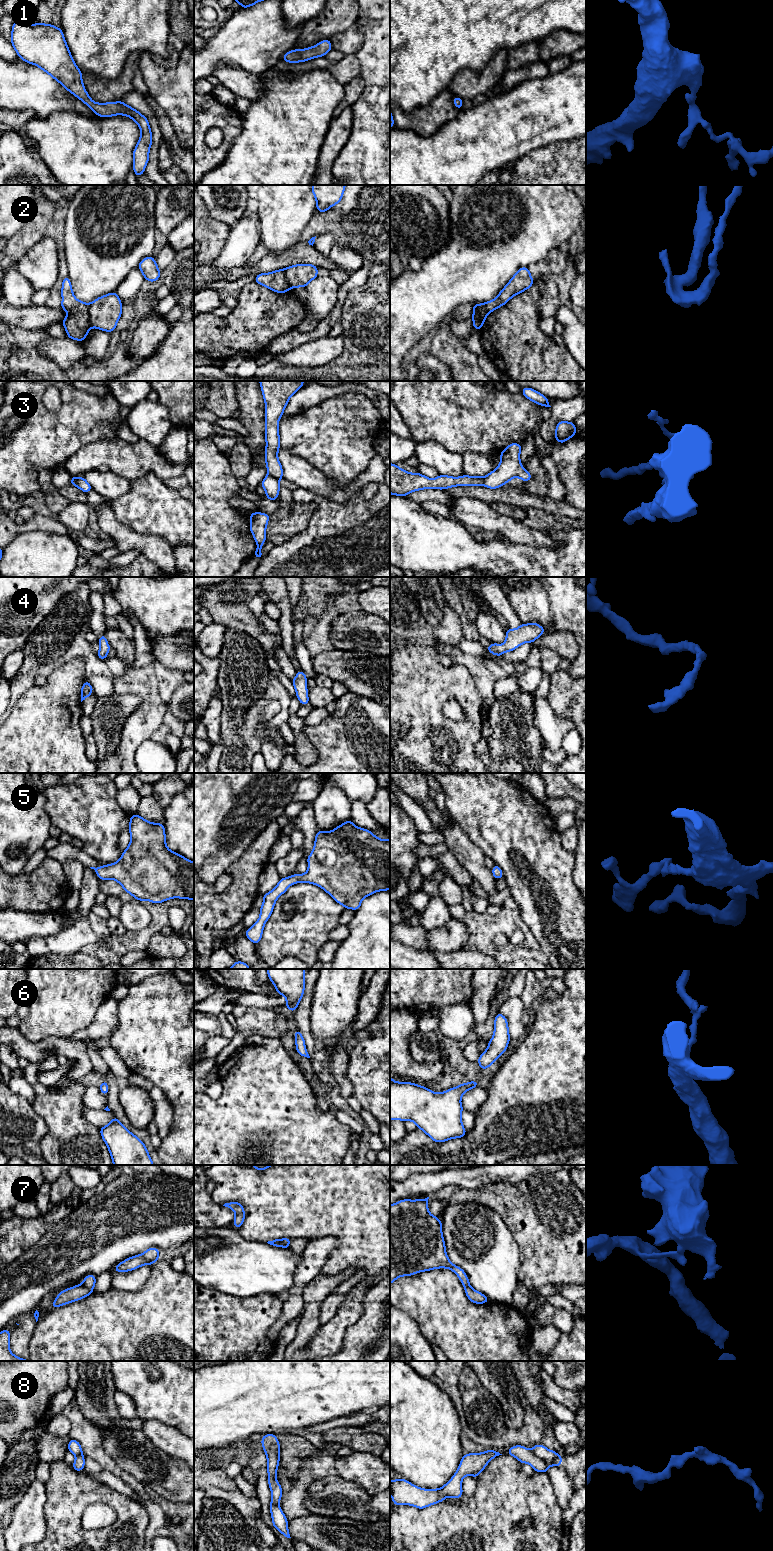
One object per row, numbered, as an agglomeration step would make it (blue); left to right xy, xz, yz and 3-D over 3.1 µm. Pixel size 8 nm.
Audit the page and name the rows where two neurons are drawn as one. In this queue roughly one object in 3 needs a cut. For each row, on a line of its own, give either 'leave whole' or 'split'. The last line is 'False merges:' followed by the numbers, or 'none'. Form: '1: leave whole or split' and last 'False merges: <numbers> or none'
1: leave whole
2: split
3: split
4: leave whole
5: leave whole
6: leave whole
7: split
8: split
False merges: 2, 3, 7, 8

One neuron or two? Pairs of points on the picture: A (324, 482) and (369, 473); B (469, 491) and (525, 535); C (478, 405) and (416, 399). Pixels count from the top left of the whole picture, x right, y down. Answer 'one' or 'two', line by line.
A: one
B: two
C: one

